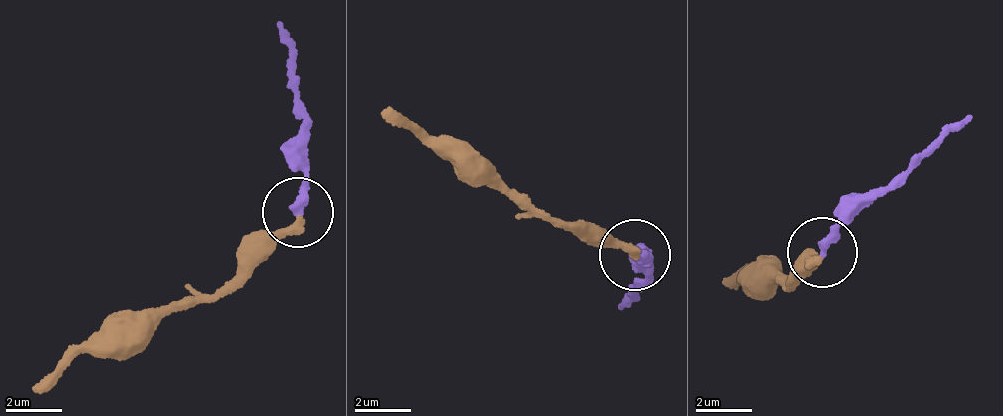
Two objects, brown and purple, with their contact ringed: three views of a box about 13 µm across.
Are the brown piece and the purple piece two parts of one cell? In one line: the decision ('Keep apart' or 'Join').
Keep apart

